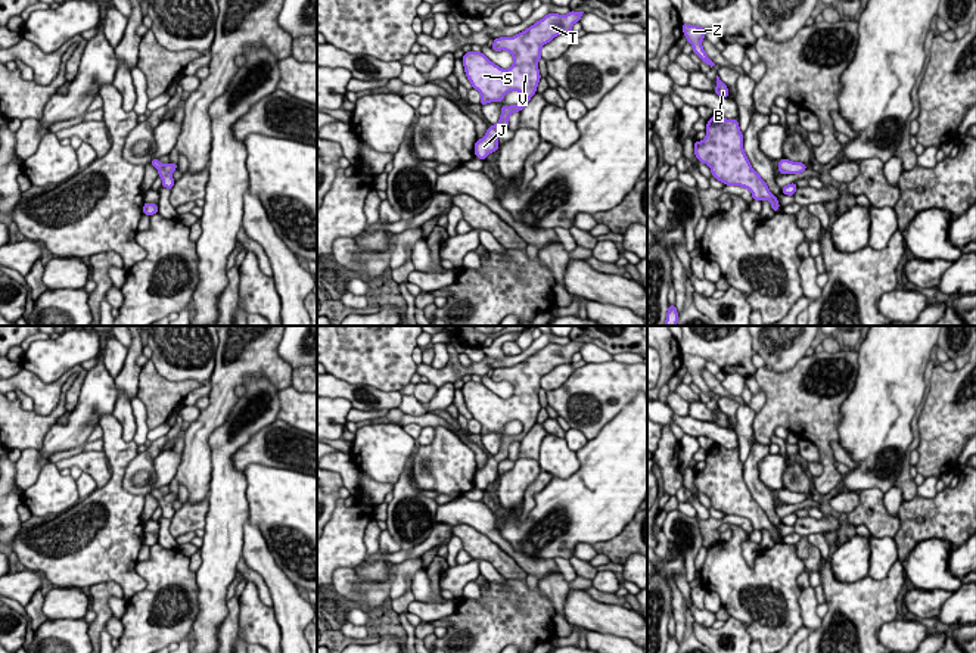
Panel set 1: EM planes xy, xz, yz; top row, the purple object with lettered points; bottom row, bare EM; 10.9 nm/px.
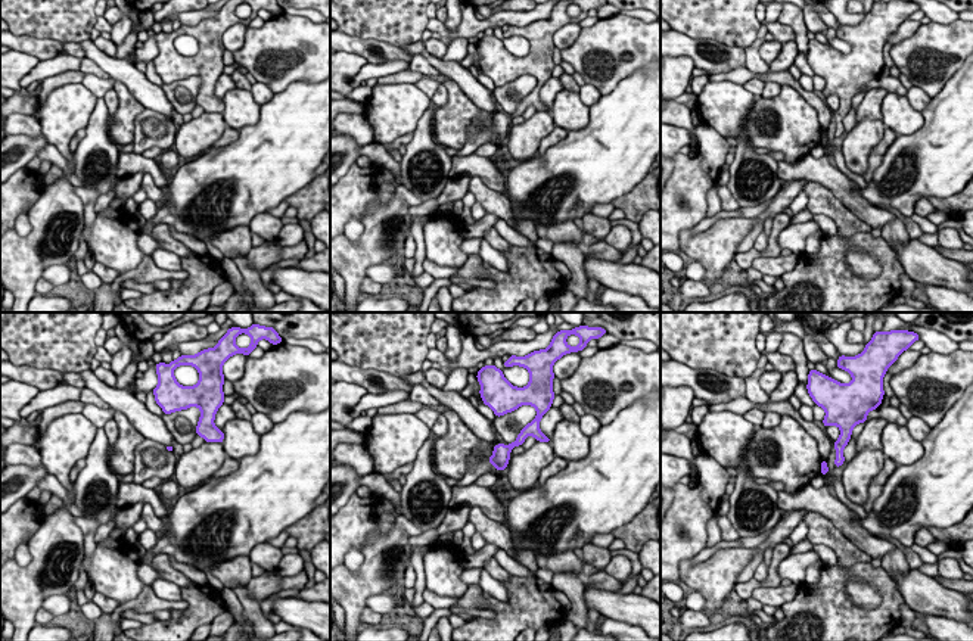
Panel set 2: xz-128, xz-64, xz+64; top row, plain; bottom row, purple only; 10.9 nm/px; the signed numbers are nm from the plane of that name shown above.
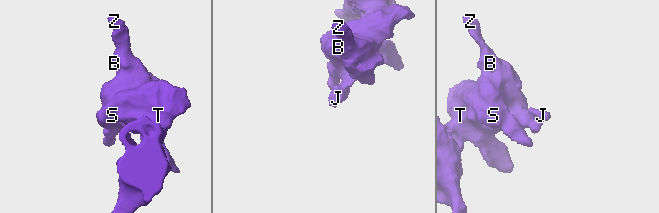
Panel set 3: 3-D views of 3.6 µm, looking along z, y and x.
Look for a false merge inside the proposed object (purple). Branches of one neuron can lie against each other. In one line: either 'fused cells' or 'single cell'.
single cell

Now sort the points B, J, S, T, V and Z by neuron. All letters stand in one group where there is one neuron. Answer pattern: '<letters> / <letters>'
B J S T V Z

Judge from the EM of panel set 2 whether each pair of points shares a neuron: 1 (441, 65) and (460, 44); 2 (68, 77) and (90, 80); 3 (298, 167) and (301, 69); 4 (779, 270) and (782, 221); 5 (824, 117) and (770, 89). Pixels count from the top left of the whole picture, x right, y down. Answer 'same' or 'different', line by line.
1: different
2: different
3: different
4: different
5: different

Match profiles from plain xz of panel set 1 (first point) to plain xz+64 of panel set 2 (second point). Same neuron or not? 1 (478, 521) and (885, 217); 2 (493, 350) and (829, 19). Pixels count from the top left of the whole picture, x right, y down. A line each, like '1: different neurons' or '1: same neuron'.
1: same neuron
2: different neurons

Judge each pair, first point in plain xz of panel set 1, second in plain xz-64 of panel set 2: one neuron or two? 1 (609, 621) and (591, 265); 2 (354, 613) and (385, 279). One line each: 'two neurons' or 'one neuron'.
1: one neuron
2: one neuron

